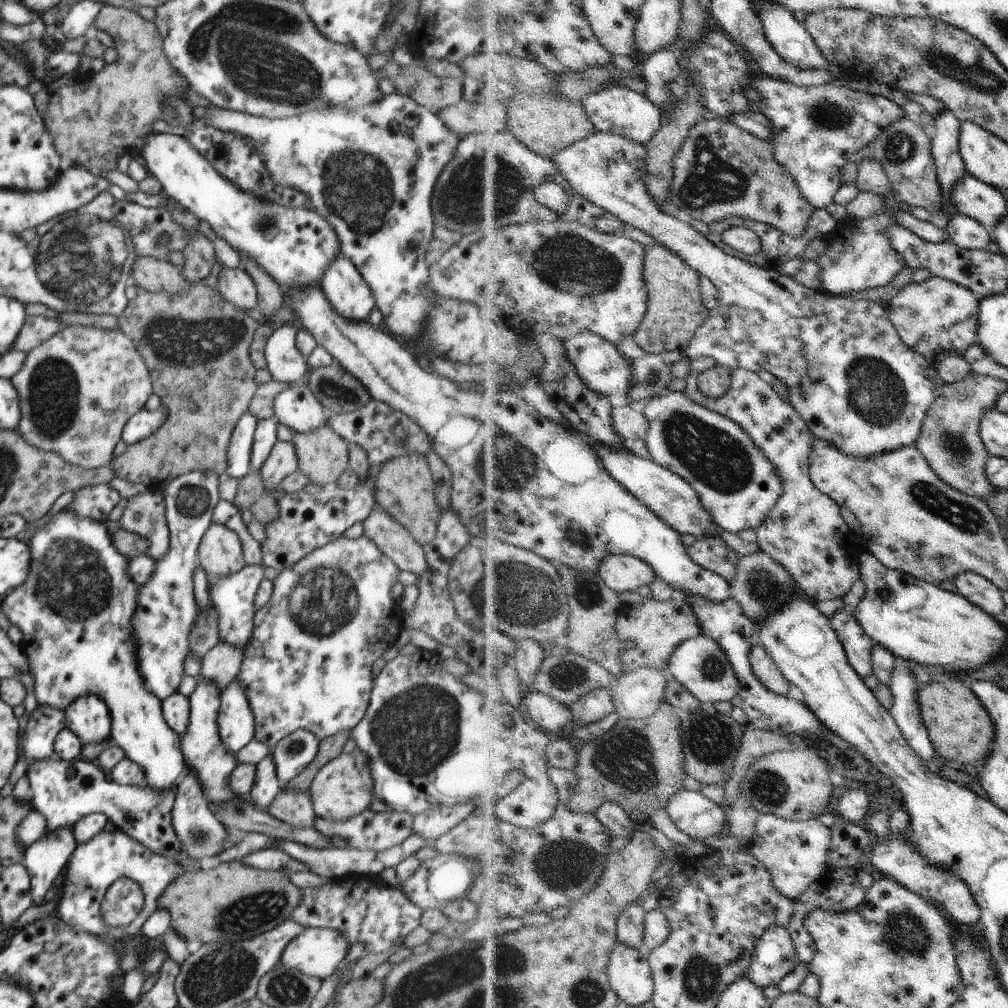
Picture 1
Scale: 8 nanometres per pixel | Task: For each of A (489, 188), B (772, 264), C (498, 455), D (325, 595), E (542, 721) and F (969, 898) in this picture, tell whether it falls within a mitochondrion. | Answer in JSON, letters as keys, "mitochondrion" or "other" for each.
{"A":"mitochondrion","B":"other","C":"mitochondrion","D":"mitochondrion","E":"other","F":"other"}

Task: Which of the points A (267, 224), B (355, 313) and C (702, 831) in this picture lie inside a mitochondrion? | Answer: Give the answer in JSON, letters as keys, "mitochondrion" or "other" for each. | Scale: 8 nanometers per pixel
{"A":"mitochondrion","B":"other","C":"other"}

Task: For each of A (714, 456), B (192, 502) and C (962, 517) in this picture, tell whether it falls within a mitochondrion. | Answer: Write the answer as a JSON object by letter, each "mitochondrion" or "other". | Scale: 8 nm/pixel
{"A":"mitochondrion","B":"mitochondrion","C":"mitochondrion"}

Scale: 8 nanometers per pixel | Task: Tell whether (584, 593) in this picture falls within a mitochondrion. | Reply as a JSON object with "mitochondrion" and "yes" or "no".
{"mitochondrion":"yes"}

